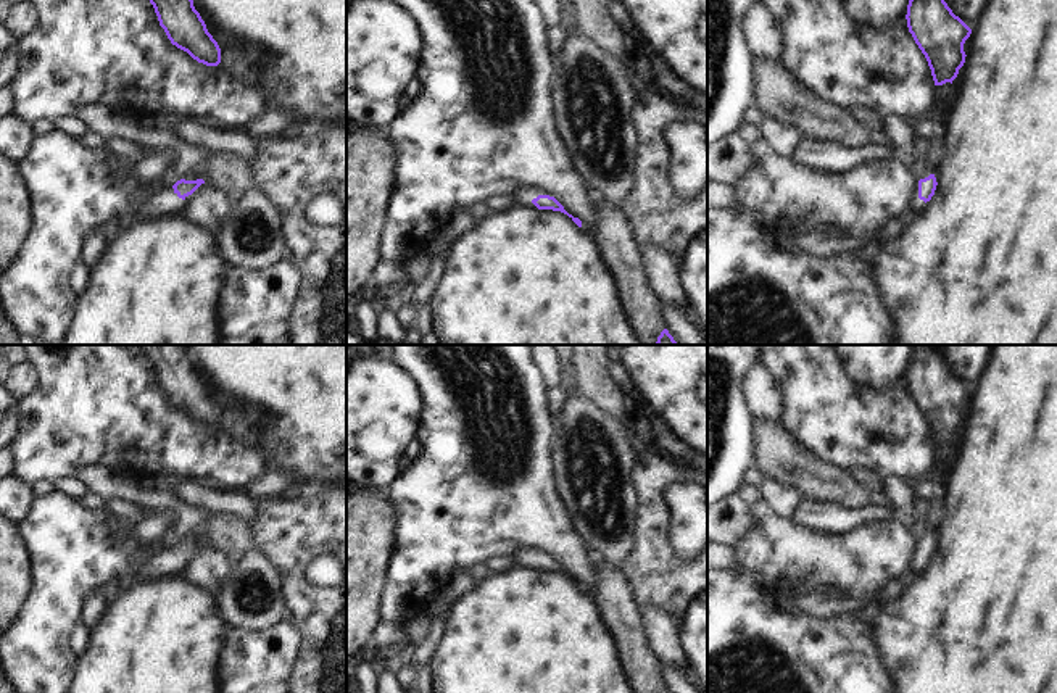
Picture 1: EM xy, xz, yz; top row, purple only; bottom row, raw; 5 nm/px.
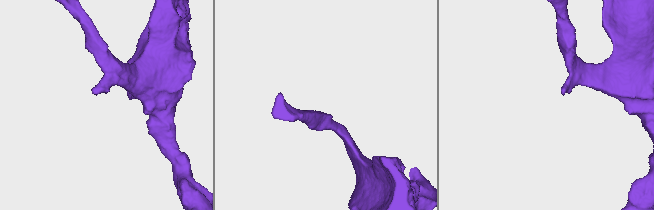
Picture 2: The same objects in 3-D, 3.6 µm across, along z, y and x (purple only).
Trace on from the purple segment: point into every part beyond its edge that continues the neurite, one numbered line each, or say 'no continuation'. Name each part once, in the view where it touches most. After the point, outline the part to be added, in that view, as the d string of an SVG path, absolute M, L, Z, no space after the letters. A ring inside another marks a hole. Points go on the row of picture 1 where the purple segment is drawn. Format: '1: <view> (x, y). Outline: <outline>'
1: xy (160, 202). Outline: M160 190L137 210L135 221L156 219L166 210L180 211L184 205L185 200L179 198L177 193Z

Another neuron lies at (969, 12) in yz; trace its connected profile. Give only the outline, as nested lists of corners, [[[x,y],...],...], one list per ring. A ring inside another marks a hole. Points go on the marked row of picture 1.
[[[944,0],[955,16],[970,29],[976,26],[988,0]]]

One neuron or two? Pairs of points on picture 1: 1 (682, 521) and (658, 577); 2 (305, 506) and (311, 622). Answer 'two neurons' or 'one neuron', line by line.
1: two neurons
2: one neuron

